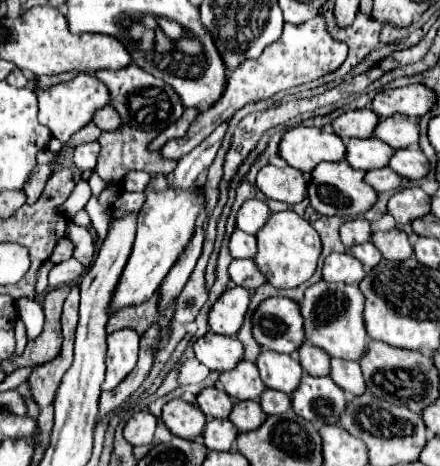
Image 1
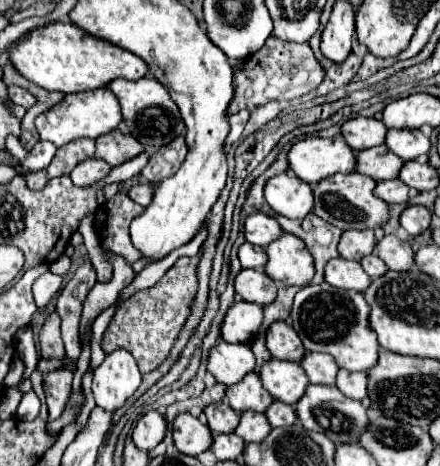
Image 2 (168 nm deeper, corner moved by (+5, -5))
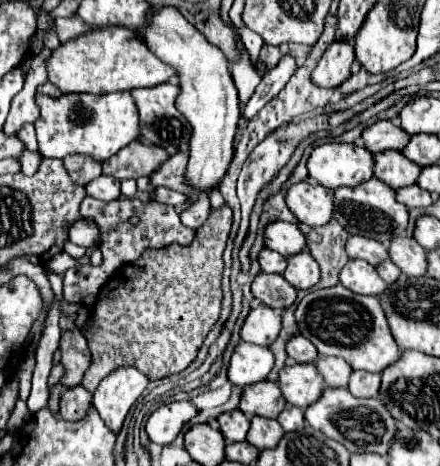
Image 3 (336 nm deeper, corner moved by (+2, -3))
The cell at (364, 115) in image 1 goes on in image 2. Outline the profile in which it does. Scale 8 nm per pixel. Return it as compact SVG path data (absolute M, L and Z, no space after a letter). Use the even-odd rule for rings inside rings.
M349 118L341 126L341 136L353 150L365 150L383 144L383 138L387 134L387 128L377 118Z

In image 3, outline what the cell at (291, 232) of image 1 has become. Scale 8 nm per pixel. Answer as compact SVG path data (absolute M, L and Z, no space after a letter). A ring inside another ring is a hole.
M300 252L298 256L288 258L288 268L282 274L294 288L310 290L320 280L320 266L310 252Z

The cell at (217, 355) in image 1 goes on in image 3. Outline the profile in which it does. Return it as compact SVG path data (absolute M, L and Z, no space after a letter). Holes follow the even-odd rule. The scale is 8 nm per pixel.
M242 342L230 360L228 380L236 386L248 386L260 380L266 380L274 366L274 354L268 346L254 346Z

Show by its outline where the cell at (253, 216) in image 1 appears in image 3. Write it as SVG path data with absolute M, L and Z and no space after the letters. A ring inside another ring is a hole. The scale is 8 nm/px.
M272 224L264 232L266 248L280 252L282 256L292 256L308 248L304 234L296 224Z

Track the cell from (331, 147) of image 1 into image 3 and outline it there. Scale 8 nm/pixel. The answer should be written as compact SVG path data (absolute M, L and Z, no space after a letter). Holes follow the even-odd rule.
M322 144L312 150L308 172L326 188L354 188L374 176L374 154L358 144Z

